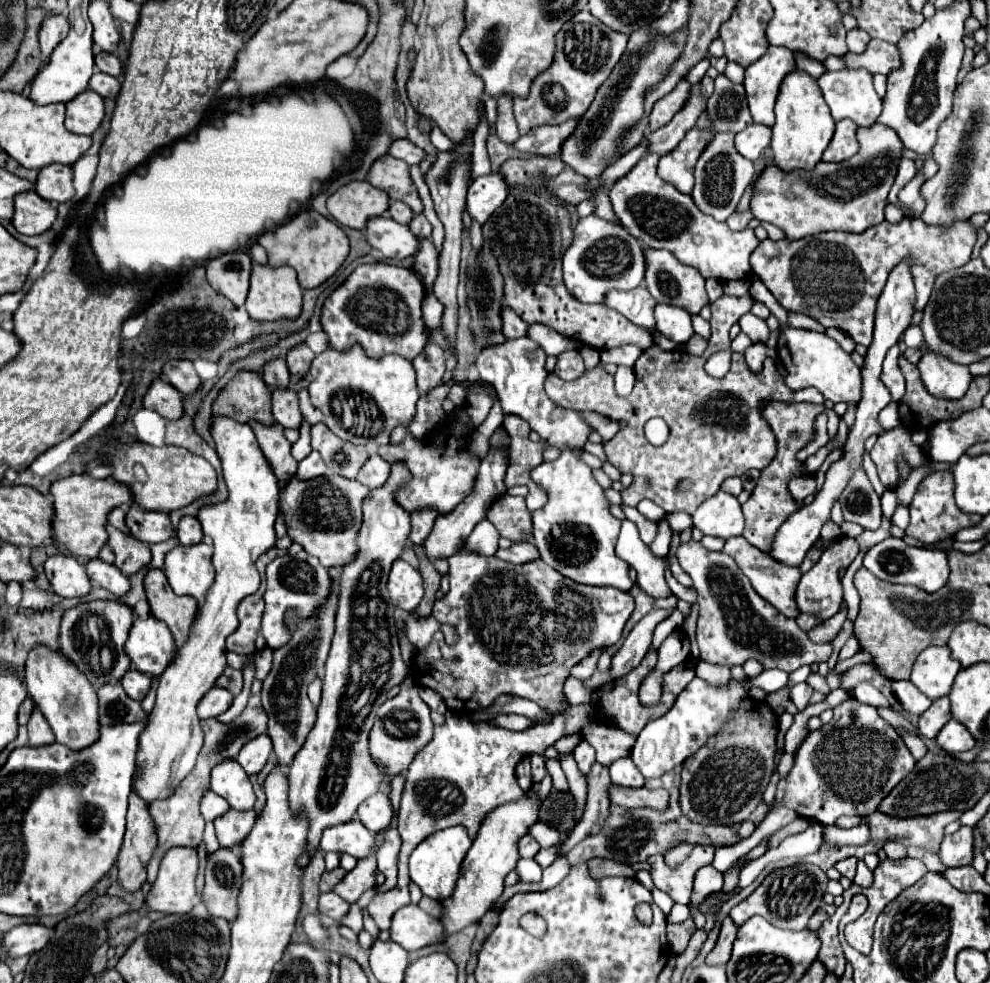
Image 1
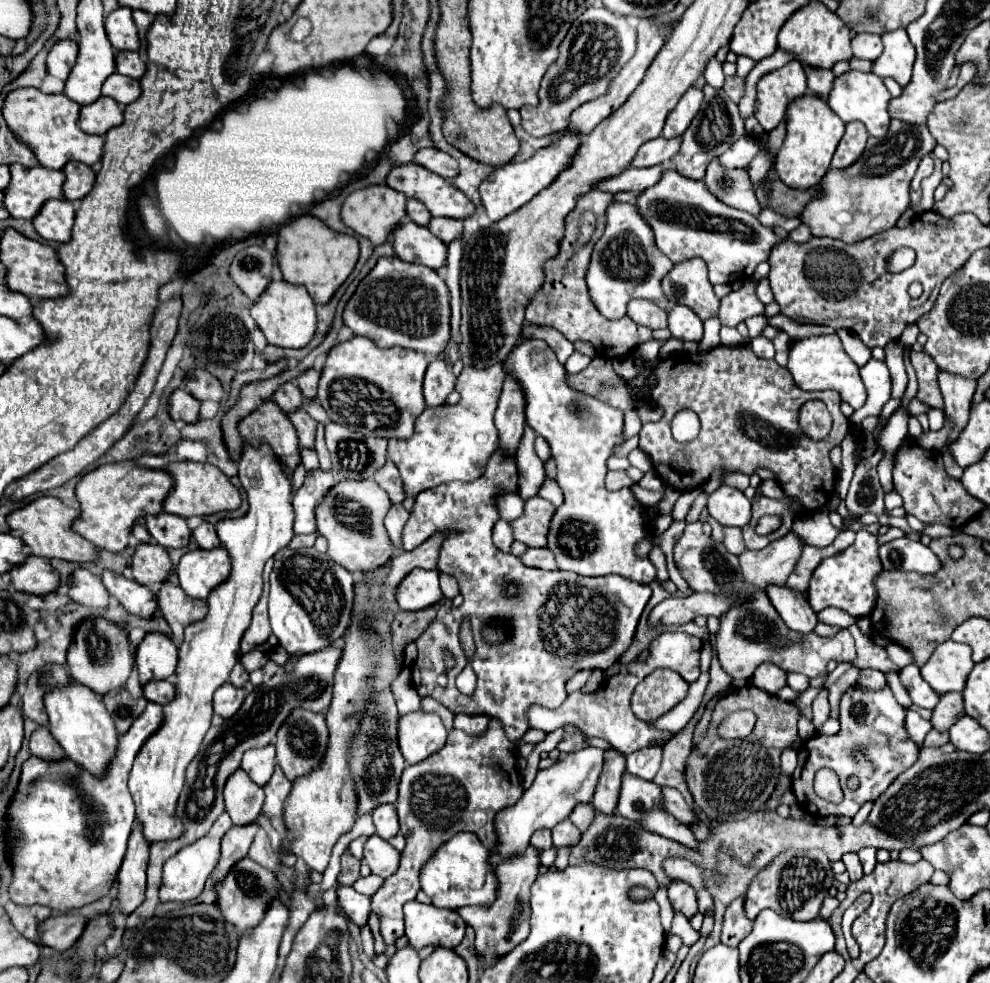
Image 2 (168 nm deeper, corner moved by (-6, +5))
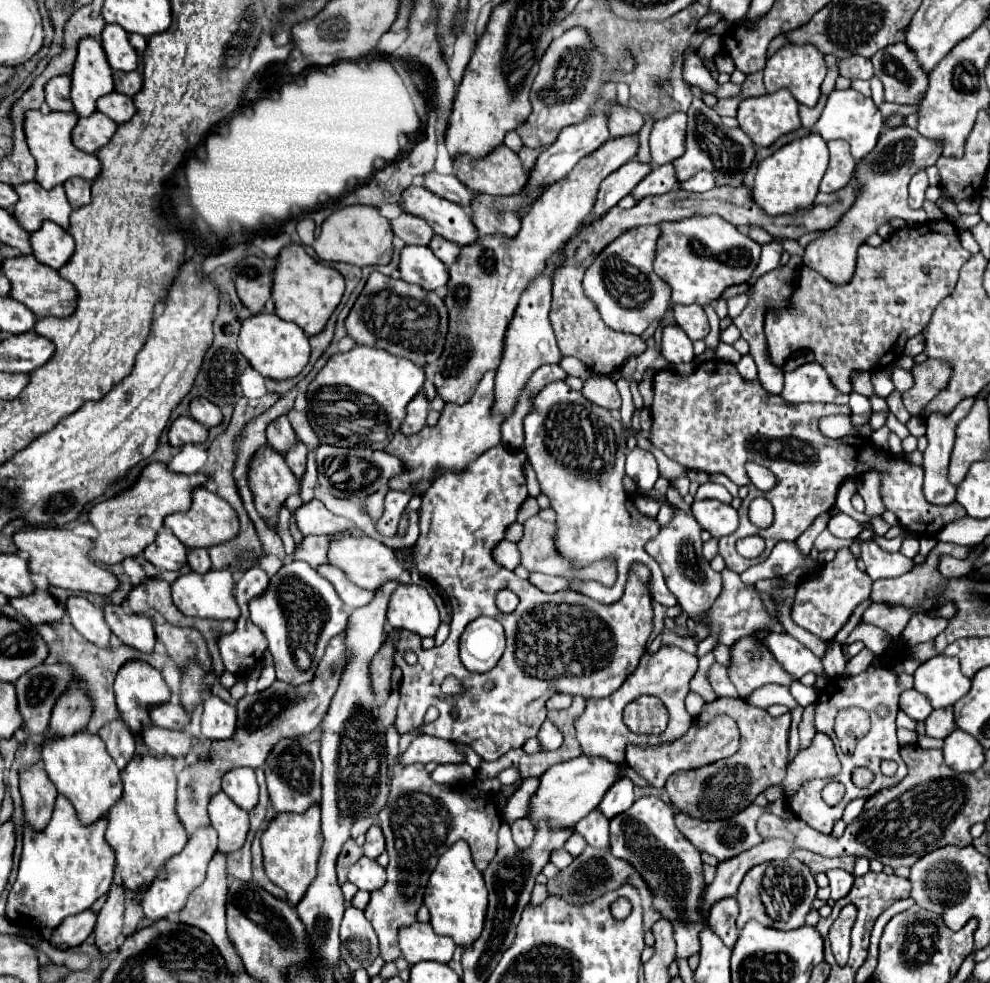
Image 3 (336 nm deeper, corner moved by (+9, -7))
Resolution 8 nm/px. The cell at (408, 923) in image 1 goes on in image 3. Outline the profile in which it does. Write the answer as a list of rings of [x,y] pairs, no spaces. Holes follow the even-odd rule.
[[[413,922],[405,928],[399,928],[399,948],[403,952],[403,958],[413,966],[423,960],[449,962],[455,944],[451,936],[435,934],[431,924]]]

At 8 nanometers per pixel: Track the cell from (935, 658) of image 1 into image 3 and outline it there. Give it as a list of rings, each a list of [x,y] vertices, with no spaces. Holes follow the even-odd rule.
[[[945,654],[933,656],[923,662],[913,676],[915,690],[925,694],[931,700],[933,708],[953,706],[971,688],[971,680],[961,676],[959,660]]]

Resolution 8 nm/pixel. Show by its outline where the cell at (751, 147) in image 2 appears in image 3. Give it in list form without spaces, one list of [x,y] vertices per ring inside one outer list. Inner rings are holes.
[[[697,172],[691,180],[681,182],[681,188],[691,190],[691,192],[705,192],[705,190],[711,190],[713,186],[715,186],[713,172]]]

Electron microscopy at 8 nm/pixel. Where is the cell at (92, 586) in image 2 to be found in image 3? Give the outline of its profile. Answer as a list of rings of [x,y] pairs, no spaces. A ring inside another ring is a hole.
[[[69,596],[65,610],[71,618],[71,624],[77,628],[79,634],[83,634],[89,642],[107,648],[111,642],[111,630],[103,618],[101,608],[95,608],[87,598],[83,596]]]

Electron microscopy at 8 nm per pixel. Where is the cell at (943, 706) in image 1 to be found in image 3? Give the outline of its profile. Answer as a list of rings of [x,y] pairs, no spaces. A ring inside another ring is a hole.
[[[939,708],[929,714],[925,720],[925,734],[931,738],[945,738],[949,732],[955,730],[955,720],[953,720],[953,708]]]

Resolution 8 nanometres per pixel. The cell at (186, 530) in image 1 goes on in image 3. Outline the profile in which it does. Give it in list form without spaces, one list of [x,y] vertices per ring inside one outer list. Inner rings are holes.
[[[191,548],[189,554],[187,554],[187,562],[191,566],[191,570],[203,574],[211,568],[211,560],[209,560],[209,554],[205,548]]]

